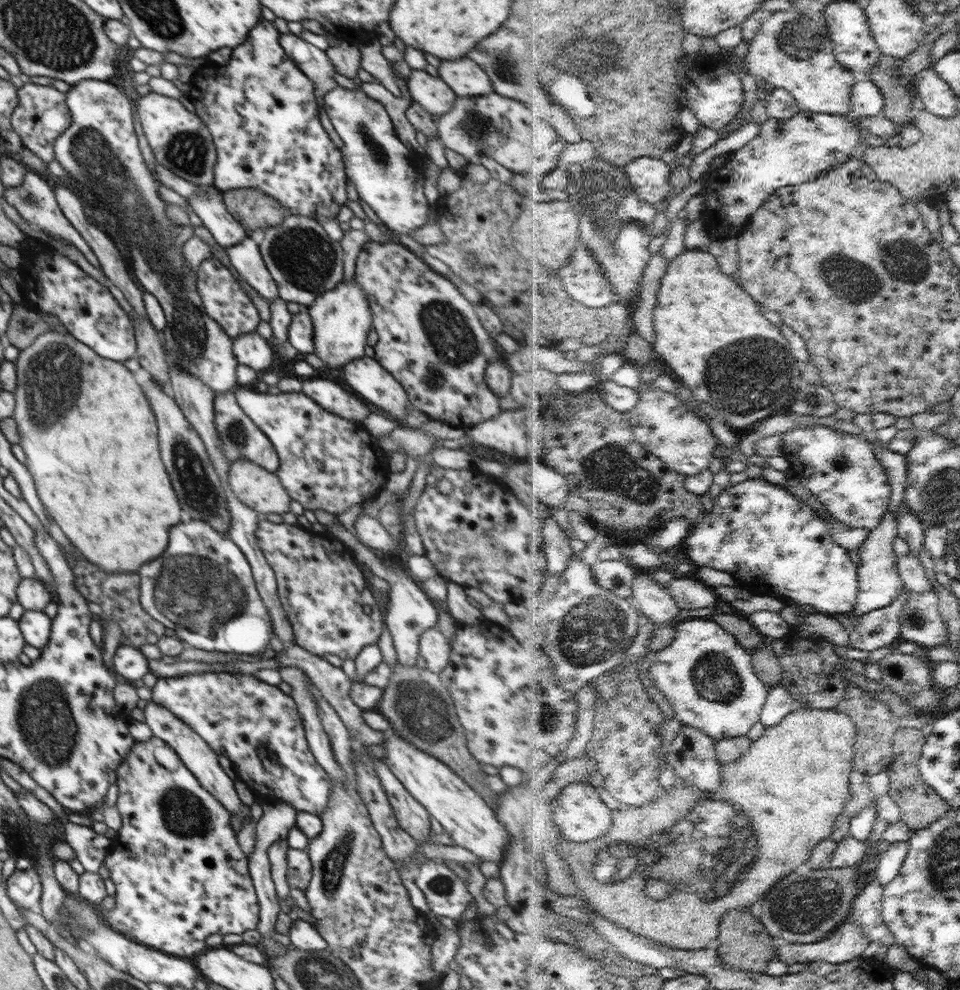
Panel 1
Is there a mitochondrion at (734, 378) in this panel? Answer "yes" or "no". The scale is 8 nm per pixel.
yes

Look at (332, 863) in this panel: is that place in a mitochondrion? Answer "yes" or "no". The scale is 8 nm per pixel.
yes

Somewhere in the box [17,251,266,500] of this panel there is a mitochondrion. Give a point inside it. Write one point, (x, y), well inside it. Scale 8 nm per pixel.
(49, 380)

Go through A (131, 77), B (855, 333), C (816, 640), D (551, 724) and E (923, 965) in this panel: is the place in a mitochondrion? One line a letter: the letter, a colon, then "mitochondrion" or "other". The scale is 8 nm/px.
A: other
B: other
C: other
D: mitochondrion
E: other

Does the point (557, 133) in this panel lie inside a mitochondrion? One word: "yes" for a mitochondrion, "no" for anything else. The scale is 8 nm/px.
no

